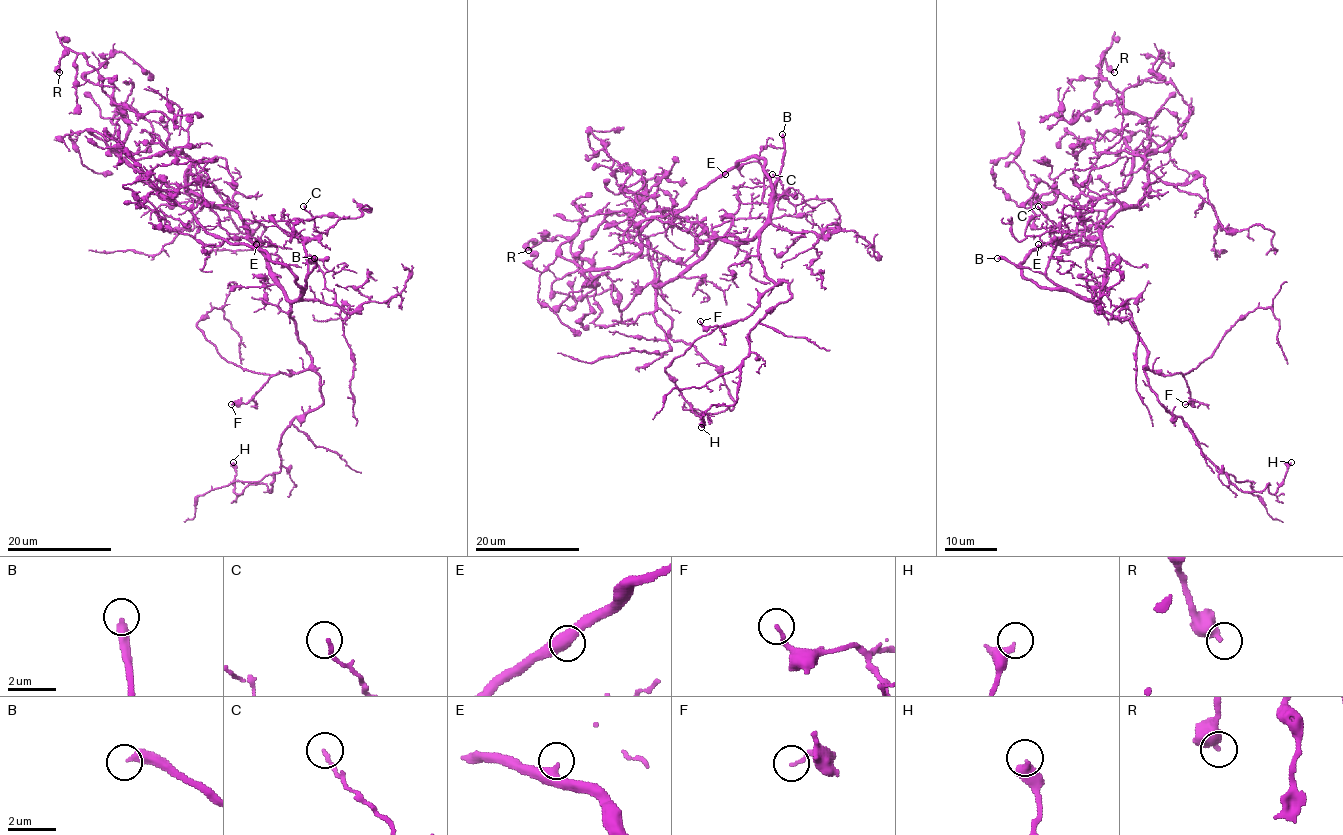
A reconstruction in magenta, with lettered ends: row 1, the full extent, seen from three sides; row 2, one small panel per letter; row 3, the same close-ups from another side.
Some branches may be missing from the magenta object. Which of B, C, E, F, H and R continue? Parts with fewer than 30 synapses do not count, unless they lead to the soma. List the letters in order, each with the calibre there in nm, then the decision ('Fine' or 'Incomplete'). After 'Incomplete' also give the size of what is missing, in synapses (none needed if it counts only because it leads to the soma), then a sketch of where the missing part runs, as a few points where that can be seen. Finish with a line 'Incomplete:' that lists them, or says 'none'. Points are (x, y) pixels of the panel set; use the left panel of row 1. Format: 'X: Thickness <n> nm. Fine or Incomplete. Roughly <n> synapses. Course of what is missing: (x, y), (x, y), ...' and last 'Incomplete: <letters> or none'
B: Thickness 360 nm. Incomplete. Course of what is missing: (314, 258), (334, 240), (383, 237), (386, 241), (360, 247), (322, 223), (309, 220), (310, 226)
C: Thickness 150 nm. Fine
E: Thickness 360 nm. Fine
F: Thickness 120 nm. Fine
H: Thickness 440 nm. Fine
R: Thickness 500 nm. Fine
Incomplete: B

